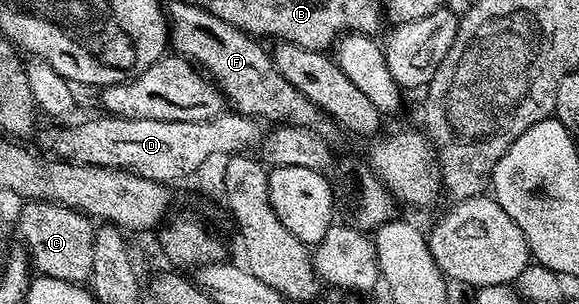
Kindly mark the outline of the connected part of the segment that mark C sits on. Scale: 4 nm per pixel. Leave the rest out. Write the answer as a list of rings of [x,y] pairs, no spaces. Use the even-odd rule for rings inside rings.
[[[24,200],[19,209],[19,233],[30,264],[42,276],[83,283],[91,276],[96,226],[78,209],[56,201]]]

